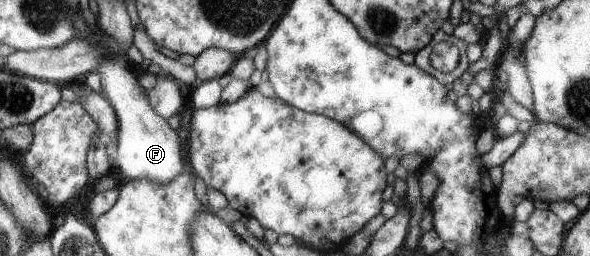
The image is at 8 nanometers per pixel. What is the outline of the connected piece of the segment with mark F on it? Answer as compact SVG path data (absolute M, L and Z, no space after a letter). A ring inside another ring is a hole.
M110 56L96 71L101 77L104 97L116 109L119 120L119 139L117 156L111 163L117 167L123 177L130 180L151 180L155 184L167 184L183 175L187 167L187 155L183 153L181 139L177 131L159 116L147 102L145 89L140 87L138 77L124 61L125 56Z

